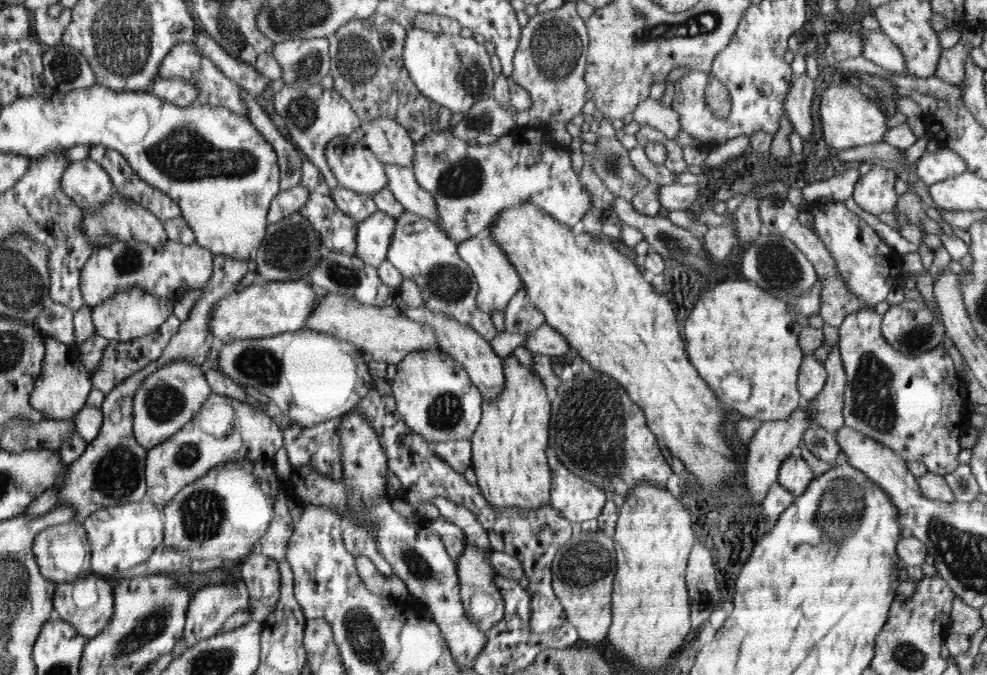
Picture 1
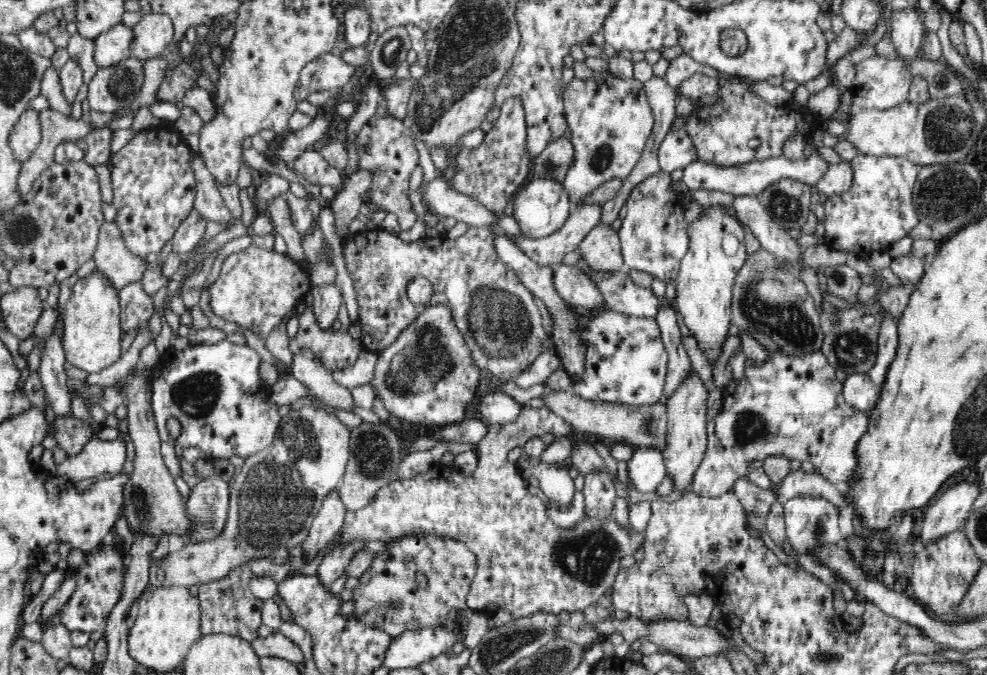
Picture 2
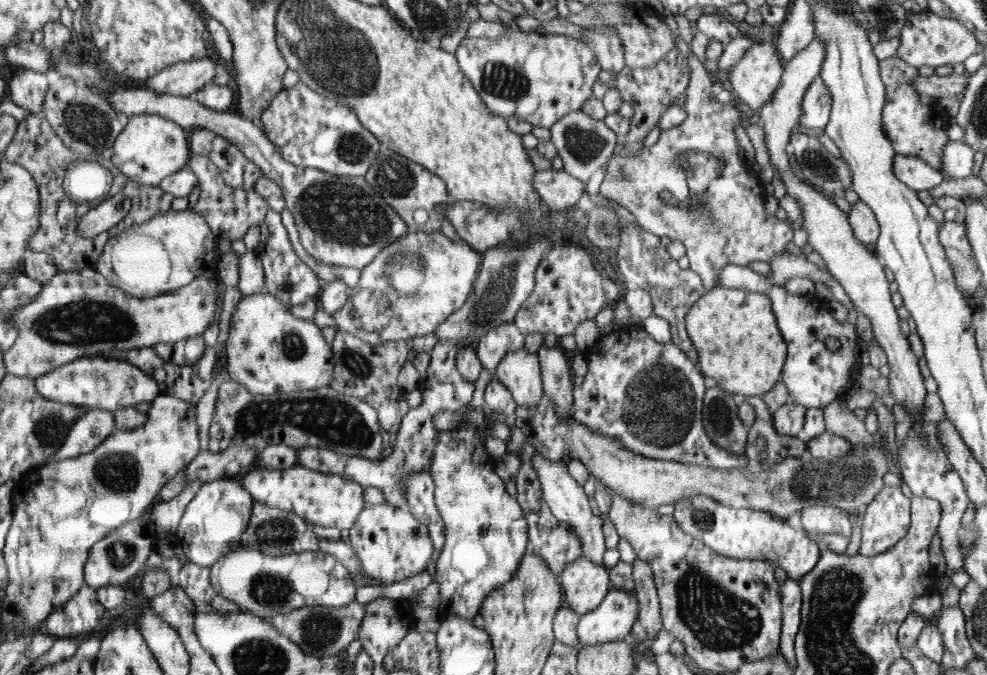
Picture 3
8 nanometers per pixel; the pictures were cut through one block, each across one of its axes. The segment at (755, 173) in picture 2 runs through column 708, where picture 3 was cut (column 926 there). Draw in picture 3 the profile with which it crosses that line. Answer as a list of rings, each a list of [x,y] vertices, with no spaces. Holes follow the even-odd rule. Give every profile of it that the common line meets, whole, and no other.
[[[896,154],[893,171],[898,180],[917,192],[934,189],[945,179],[942,171],[914,156]]]

